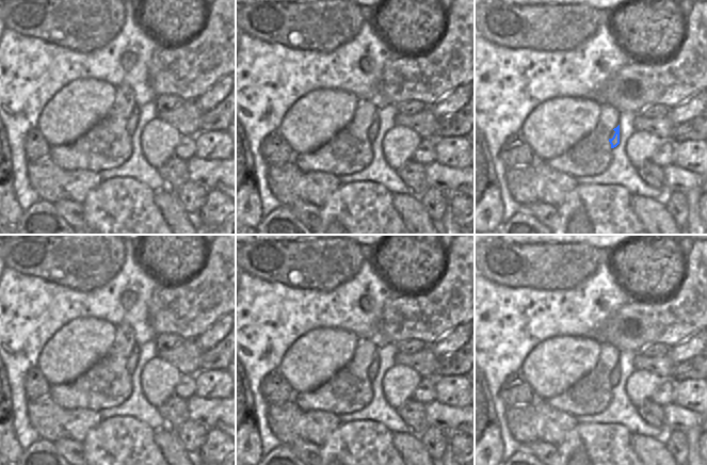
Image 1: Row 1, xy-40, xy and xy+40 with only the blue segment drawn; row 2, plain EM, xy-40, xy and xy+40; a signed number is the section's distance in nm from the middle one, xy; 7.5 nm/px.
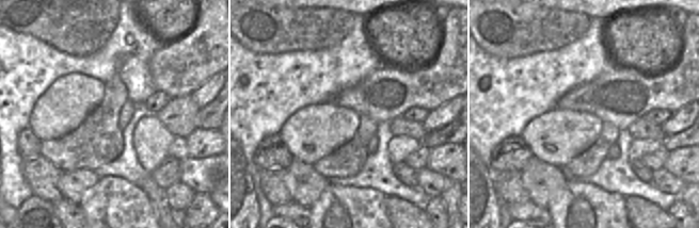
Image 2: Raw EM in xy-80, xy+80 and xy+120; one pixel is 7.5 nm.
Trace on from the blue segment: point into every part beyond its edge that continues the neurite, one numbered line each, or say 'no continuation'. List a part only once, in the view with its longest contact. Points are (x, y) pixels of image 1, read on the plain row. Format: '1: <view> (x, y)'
no continuation

